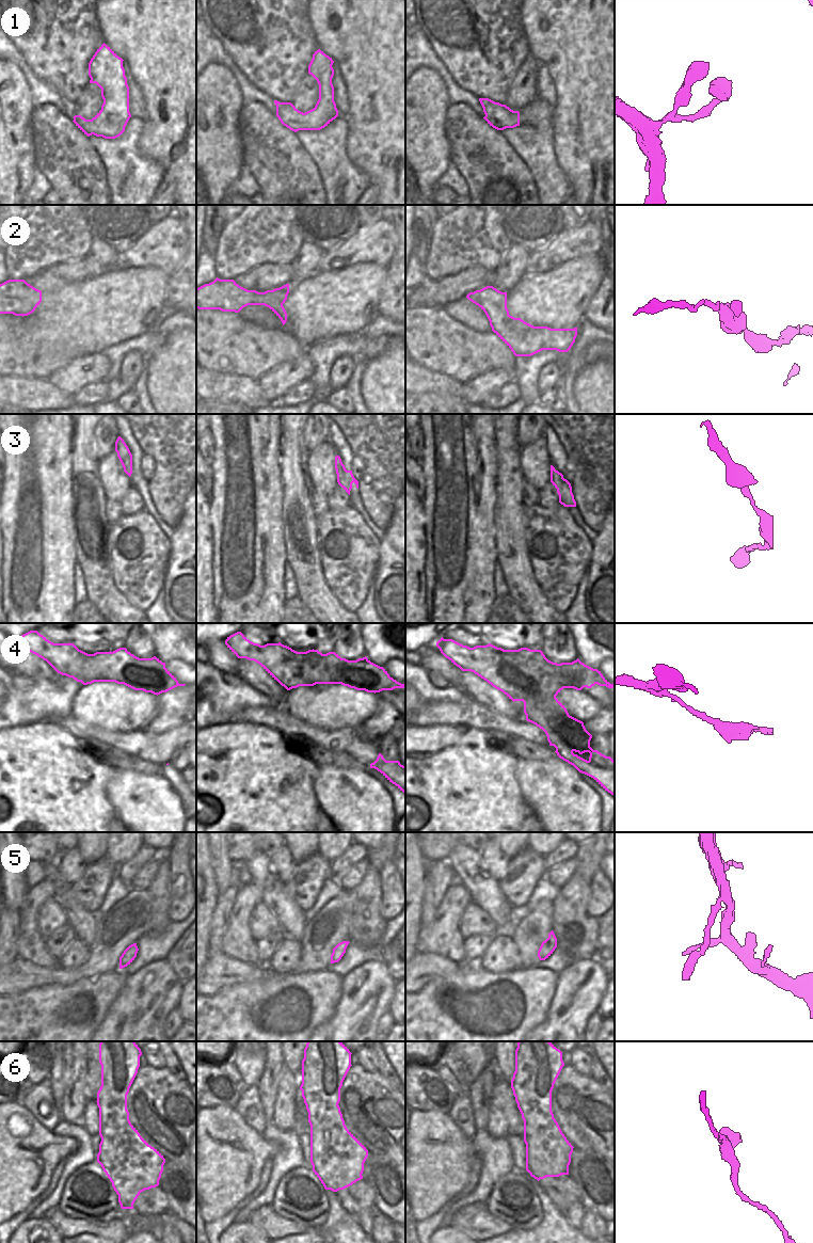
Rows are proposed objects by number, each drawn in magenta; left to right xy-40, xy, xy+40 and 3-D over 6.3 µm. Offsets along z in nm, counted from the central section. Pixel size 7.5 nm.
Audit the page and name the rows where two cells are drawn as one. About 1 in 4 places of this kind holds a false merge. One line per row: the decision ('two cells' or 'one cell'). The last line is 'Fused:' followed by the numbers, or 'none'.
1: one cell
2: one cell
3: one cell
4: two cells
5: one cell
6: one cell
Fused: 4

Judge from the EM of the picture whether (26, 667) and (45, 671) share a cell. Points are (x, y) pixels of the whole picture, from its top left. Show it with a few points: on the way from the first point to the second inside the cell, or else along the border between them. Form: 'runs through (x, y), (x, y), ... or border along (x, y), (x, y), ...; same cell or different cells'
runs through (30, 667), (41, 669); same cell

